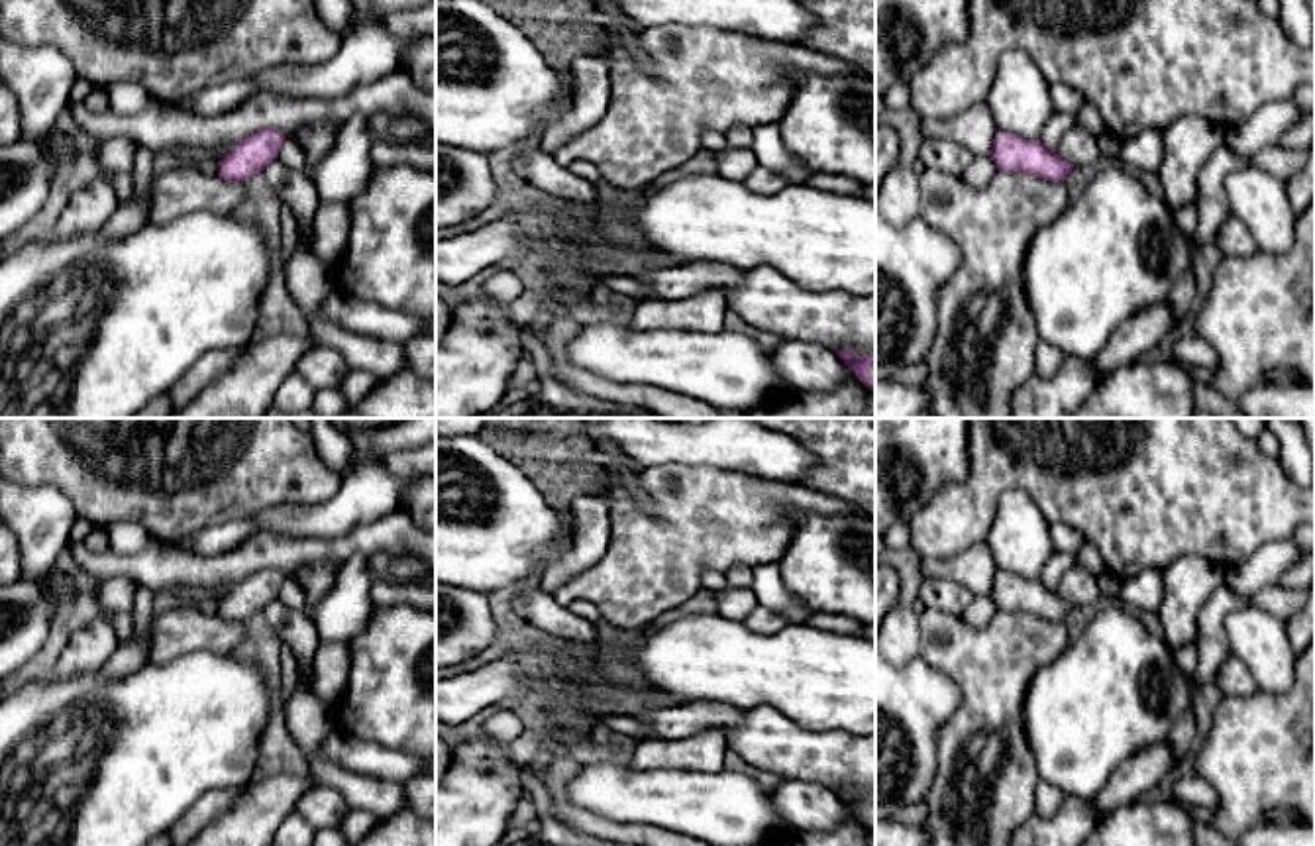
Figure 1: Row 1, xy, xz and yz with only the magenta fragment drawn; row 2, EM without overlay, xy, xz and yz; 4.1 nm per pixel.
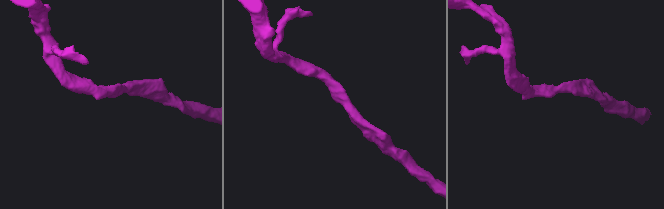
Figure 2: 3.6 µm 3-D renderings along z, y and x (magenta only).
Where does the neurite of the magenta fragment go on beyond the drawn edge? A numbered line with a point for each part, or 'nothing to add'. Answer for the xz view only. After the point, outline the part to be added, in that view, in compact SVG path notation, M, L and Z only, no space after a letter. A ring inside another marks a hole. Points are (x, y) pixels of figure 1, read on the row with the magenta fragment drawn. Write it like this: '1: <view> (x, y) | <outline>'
nothing to add

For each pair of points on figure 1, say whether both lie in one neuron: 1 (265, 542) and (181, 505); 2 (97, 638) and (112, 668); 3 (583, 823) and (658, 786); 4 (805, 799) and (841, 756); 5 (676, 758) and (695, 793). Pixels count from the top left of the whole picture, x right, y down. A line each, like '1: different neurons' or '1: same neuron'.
1: different neurons
2: different neurons
3: different neurons
4: different neurons
5: different neurons

